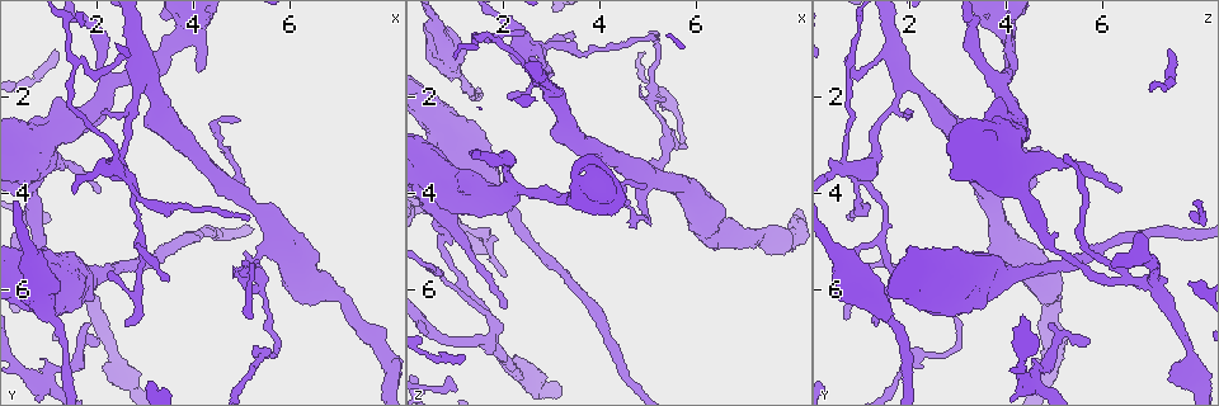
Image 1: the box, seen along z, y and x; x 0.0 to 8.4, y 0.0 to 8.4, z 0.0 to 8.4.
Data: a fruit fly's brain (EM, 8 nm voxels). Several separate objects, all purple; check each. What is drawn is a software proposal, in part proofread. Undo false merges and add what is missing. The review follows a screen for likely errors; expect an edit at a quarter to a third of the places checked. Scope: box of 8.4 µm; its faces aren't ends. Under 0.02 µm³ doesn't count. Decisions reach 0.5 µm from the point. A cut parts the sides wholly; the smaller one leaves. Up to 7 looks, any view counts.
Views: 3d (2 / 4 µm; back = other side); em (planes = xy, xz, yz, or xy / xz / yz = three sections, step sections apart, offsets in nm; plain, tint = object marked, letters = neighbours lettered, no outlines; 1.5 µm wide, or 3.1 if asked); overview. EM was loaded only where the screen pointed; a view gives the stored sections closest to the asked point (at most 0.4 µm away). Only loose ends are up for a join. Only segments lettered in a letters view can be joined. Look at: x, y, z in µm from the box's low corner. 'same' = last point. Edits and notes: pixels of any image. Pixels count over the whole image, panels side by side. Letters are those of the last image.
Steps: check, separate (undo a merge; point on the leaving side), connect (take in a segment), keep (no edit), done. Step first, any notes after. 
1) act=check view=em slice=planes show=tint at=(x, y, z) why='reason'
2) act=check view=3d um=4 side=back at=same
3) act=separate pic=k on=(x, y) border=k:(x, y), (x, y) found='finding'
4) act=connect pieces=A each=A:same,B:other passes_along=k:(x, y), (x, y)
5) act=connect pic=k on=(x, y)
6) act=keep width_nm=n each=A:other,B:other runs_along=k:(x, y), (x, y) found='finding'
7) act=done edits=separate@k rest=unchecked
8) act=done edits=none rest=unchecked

act=check view=3d um=4 at=(1.55, 5.75, 6.25) why='sharp bend'

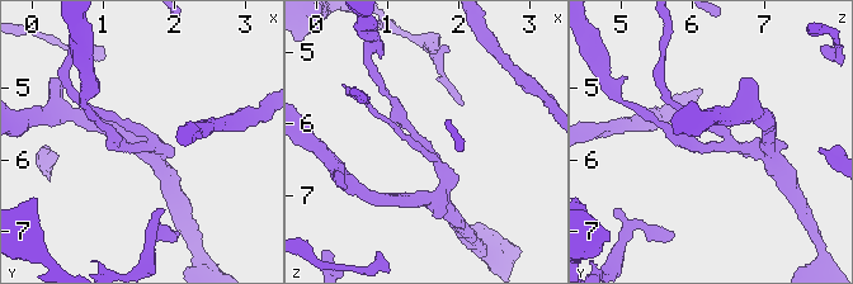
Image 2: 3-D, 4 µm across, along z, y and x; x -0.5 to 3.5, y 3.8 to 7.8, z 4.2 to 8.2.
act=check view=em slice=planes show=plain at=(1.50, 5.80, 6.25) arms=3

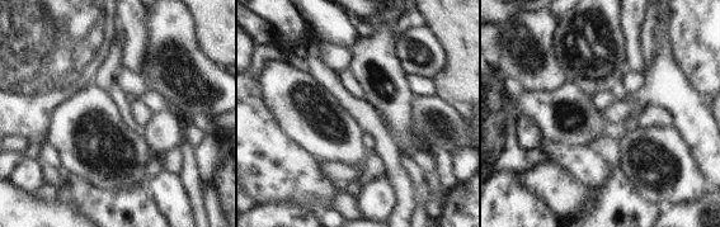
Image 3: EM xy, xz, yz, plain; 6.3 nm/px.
act=check view=em slice=planes show=letters at=same why='what lies round it'

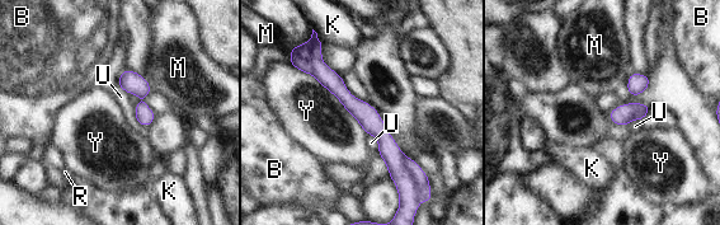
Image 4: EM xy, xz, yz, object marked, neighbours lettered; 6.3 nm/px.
act=separate pic=4 on=(422, 181) width_nm=130 each=B:other,K:other,M:other,R:other,U:other,Y:other border=4:(404, 156), (404, 168), (415, 183) found='two cells meet here'

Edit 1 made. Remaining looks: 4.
act=check view=overview why='see it whole again'

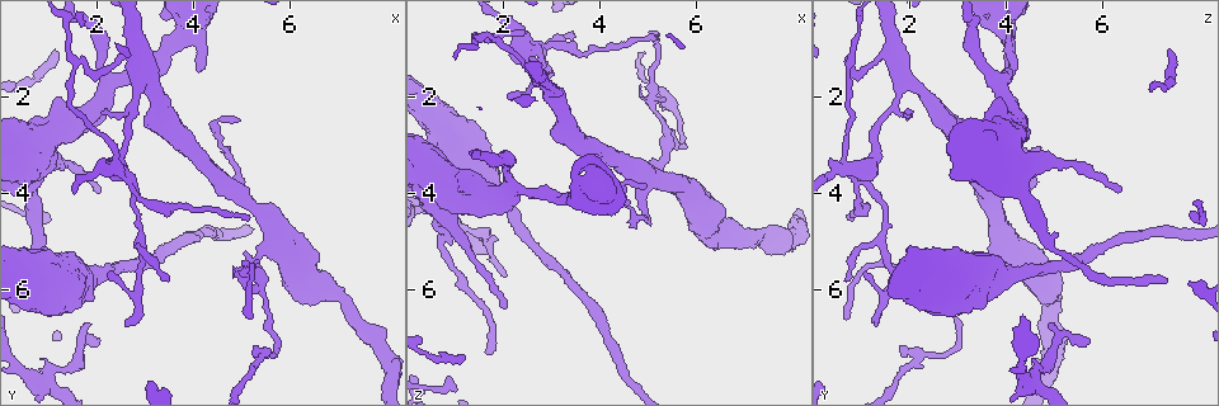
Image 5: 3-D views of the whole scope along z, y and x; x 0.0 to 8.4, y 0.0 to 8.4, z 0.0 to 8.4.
act=check view=em slice=planes show=plain at=(5.20, 4.55, 0.85) why='branch stops here'

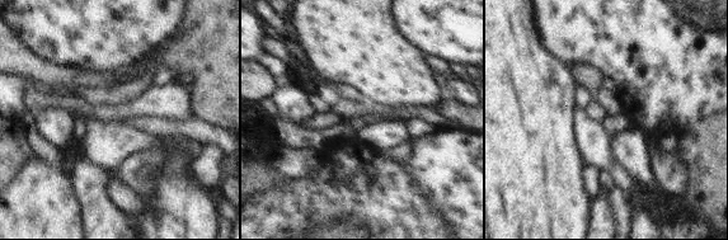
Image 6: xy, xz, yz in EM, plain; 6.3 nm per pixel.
act=check view=em slice=planes show=letters at=same

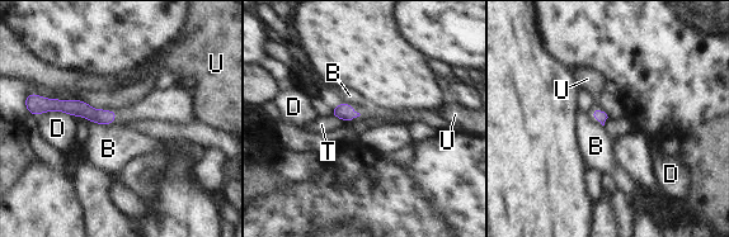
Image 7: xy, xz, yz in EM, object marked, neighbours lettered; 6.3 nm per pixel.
act=keep each=B:other,D:other,T:other,U:other border=7:(112, 121), (107, 126), (93, 122) found='none of them fits'

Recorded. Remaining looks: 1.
act=check view=em slice=xy step=4 show=letters at=(1.60, 1.30, 0.75) why='abrupt turn'

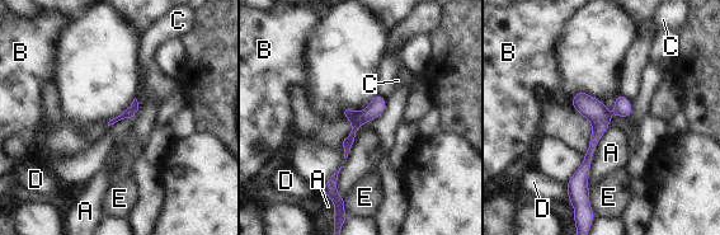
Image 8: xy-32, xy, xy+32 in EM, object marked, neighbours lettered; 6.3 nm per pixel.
act=separate pic=8 on=(348, 113) each=A:other,B:other,C:other,D:other,E:other part_leaving=8:(580, 94), (597, 114), (586, 189) found='a second cell is stuck on'

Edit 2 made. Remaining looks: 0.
act=done edits=separate@4,separate@8 rest=unchecked

